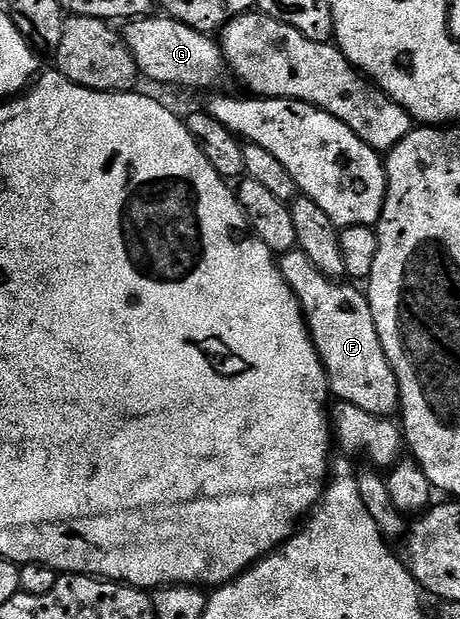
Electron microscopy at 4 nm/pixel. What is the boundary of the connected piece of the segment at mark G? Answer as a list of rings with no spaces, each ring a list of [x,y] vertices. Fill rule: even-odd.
[[[139,17],[125,24],[124,38],[143,80],[175,83],[178,87],[214,87],[224,75],[222,48],[217,38],[197,31],[178,19]]]

